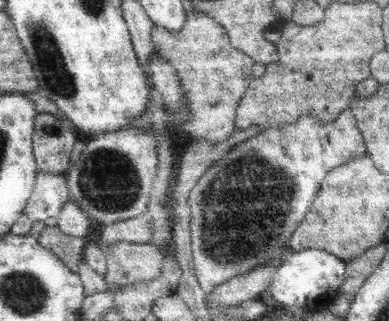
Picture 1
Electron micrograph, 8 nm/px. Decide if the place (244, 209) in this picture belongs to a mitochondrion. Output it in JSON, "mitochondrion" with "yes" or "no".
{"mitochondrion":"yes"}

